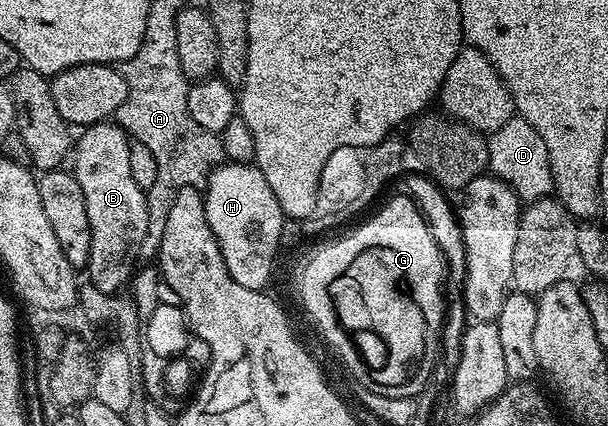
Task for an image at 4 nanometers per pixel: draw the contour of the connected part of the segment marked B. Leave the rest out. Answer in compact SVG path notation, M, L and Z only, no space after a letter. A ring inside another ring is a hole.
M103 122L101 124L88 124L81 129L82 132L77 133L76 143L72 148L72 164L74 160L74 165L72 165L72 171L76 182L80 182L80 194L84 194L84 210L88 210L88 222L90 223L90 233L92 234L92 246L90 247L90 253L88 254L88 262L85 266L85 271L90 272L89 283L96 290L101 292L113 292L115 294L121 293L122 288L131 283L132 277L136 271L136 265L139 263L140 257L138 251L140 246L144 242L144 234L148 234L148 202L146 201L146 189L136 186L136 181L132 179L132 166L128 163L128 154L130 153L130 145L132 143L131 137L120 127L117 122Z

